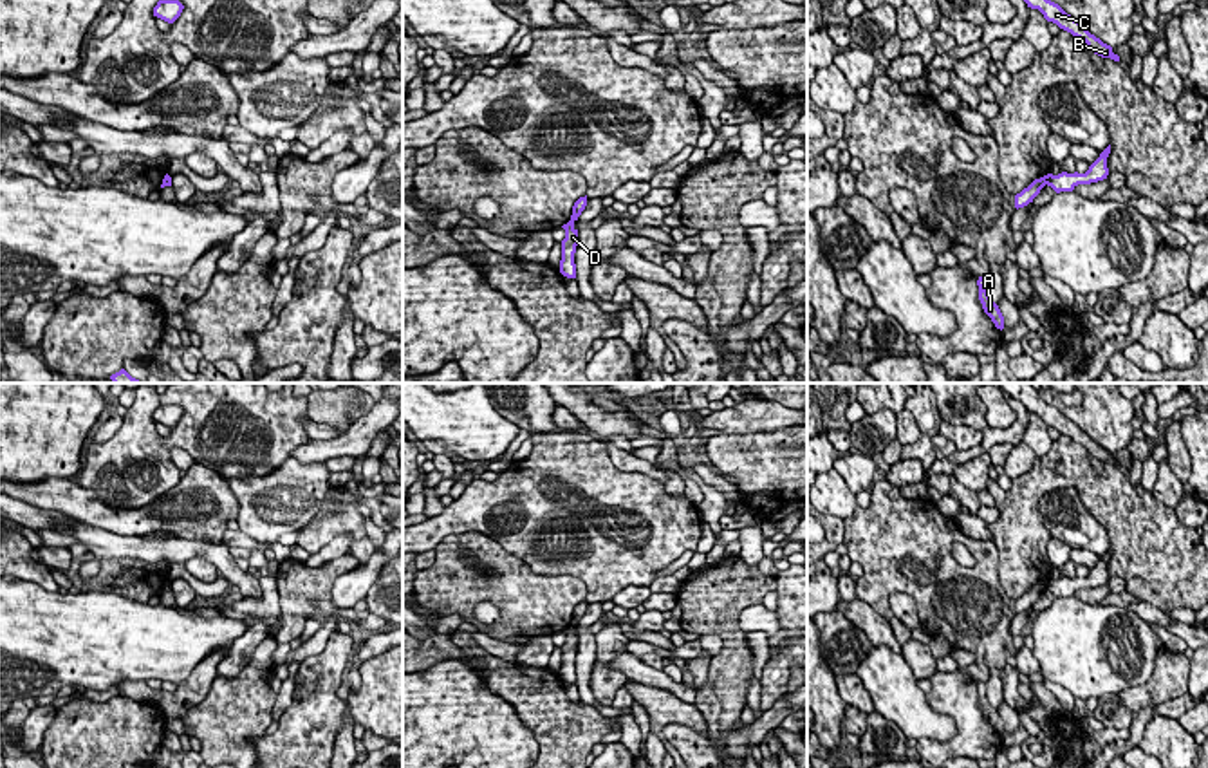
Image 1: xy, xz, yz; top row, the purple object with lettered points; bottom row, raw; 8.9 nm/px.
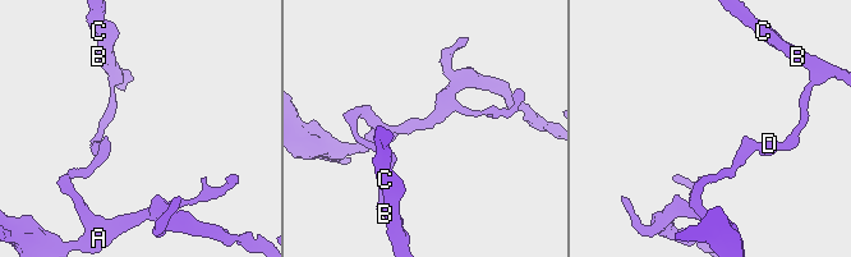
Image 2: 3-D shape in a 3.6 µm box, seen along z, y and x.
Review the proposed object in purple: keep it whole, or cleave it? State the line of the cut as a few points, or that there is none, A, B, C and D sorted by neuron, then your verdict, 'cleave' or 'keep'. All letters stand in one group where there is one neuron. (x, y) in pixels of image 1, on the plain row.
yz (1050, 579), (1046, 588) | A / B C D | cleave

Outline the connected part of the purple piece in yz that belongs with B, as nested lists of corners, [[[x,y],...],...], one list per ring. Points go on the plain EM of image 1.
[[[999,383],[999,387],[1011,398],[1018,399],[1027,408],[1027,412],[1038,414],[1047,426],[1053,426],[1060,434],[1083,445],[1094,459],[1120,466],[1120,461],[1112,457],[1110,450],[1103,448],[1100,443],[1091,439],[1078,425],[1067,419],[1058,408],[1047,405],[1031,383]]]

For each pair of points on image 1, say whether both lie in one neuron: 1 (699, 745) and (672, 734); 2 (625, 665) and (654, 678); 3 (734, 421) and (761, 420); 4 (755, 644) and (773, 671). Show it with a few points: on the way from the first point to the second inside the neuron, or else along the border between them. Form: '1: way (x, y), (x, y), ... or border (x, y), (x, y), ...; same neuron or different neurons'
1: way (692, 743), (679, 736); same neuron
2: way (632, 667), (647, 674); same neuron
3: way (741, 420), (753, 420); same neuron
4: border (766, 662), (759, 678); different neurons

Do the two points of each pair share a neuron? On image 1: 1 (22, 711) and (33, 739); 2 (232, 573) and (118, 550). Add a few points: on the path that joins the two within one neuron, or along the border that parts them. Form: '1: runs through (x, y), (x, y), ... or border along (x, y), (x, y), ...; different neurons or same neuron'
1: border along (37, 705), (20, 729); different neurons
2: runs through (203, 550), (147, 550); same neuron

